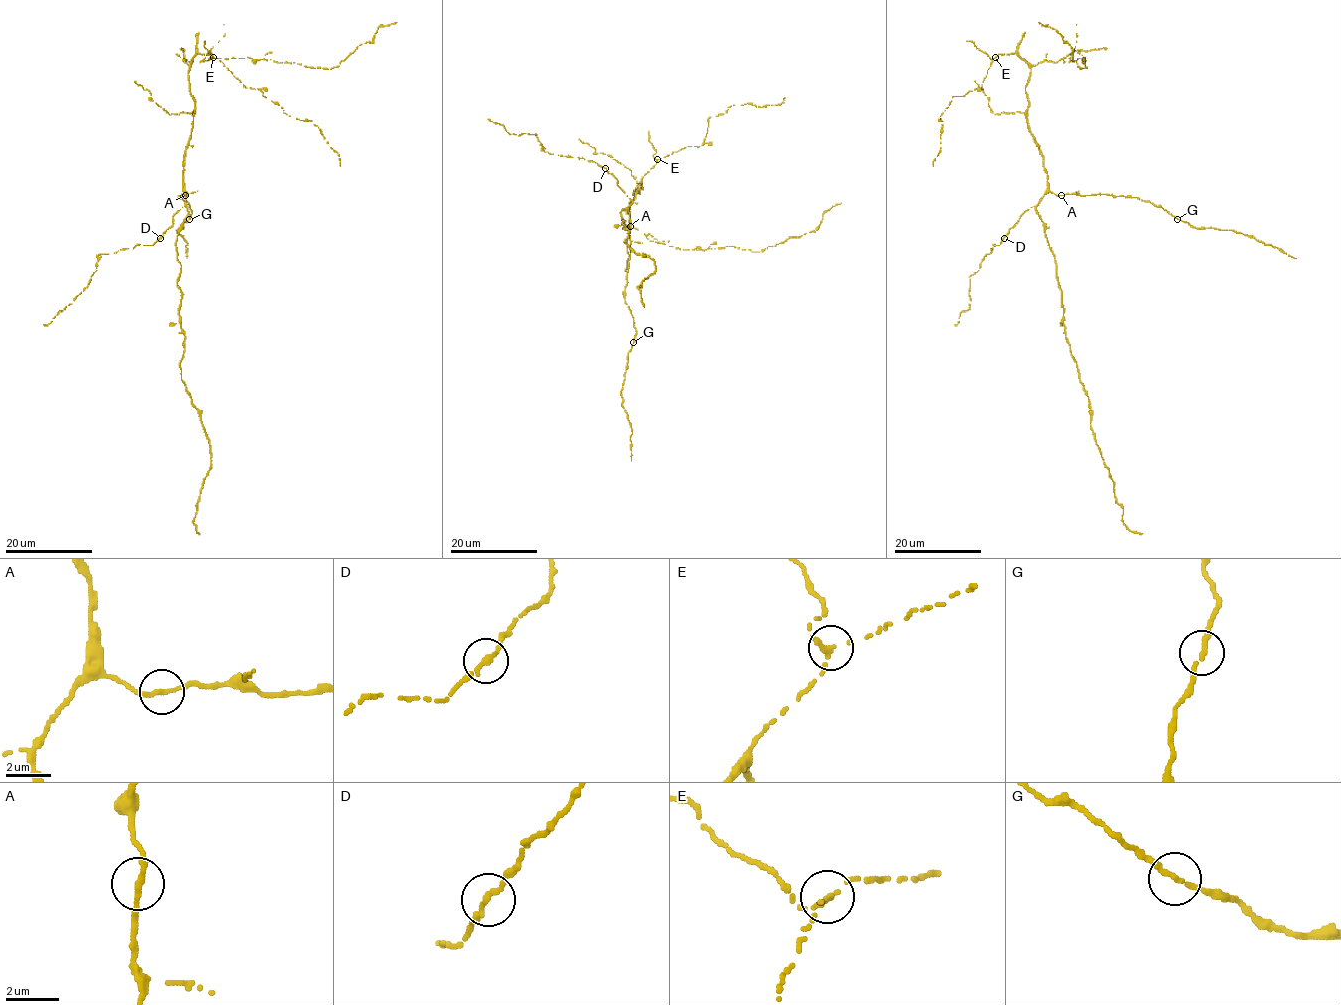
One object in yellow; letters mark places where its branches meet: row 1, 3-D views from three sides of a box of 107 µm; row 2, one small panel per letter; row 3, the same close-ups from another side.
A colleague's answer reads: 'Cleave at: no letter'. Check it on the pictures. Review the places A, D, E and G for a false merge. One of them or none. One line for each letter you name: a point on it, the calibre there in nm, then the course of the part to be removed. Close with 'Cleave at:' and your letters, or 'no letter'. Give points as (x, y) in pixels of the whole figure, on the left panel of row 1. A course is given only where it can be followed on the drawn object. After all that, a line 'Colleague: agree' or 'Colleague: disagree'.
Cleave at: no letter
Colleague: agree

